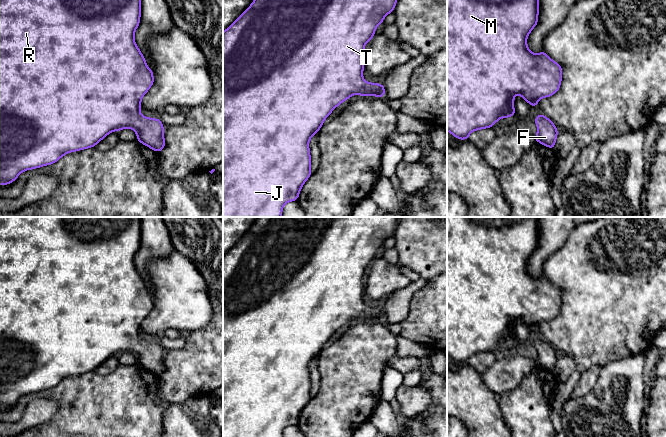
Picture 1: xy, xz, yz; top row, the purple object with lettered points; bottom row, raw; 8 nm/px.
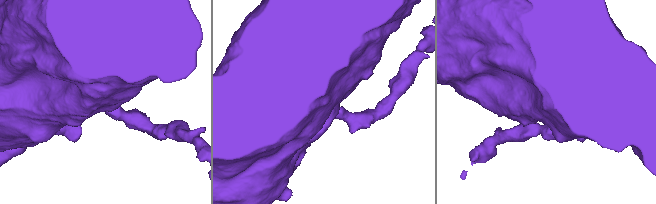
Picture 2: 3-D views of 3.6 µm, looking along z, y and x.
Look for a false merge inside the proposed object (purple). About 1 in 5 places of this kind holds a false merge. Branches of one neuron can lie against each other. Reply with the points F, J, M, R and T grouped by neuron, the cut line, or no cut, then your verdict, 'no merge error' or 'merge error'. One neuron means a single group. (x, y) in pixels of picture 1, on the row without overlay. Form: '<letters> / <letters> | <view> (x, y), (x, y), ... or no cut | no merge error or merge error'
F J M R T | no cut | no merge error

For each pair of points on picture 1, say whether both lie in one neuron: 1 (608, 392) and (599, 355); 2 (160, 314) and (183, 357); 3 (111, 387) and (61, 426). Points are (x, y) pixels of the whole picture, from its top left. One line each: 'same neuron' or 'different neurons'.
1: different neurons
2: different neurons
3: same neuron

